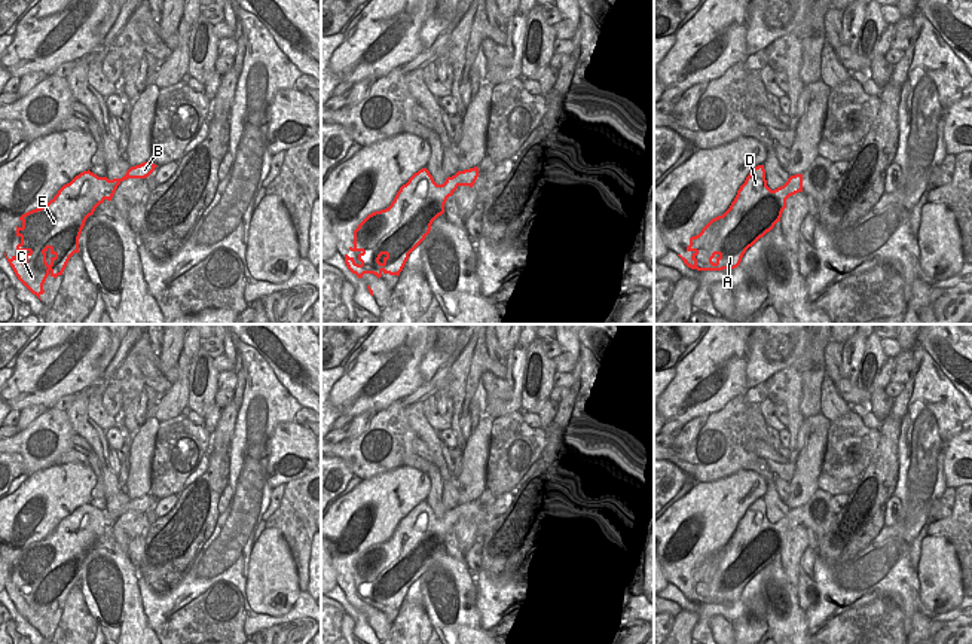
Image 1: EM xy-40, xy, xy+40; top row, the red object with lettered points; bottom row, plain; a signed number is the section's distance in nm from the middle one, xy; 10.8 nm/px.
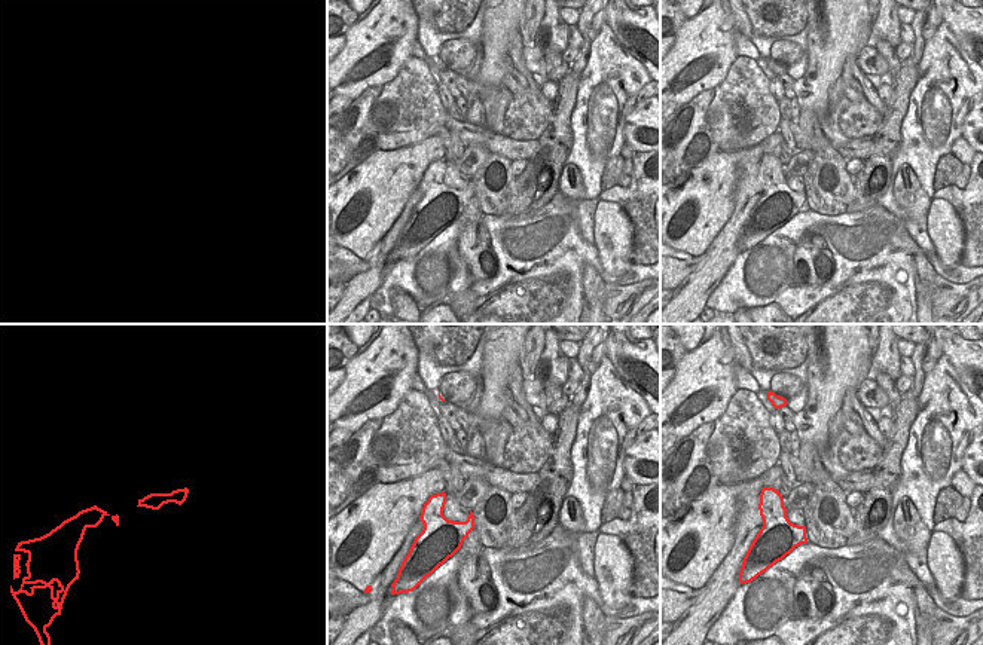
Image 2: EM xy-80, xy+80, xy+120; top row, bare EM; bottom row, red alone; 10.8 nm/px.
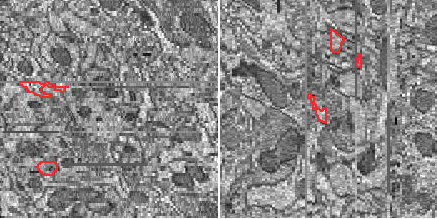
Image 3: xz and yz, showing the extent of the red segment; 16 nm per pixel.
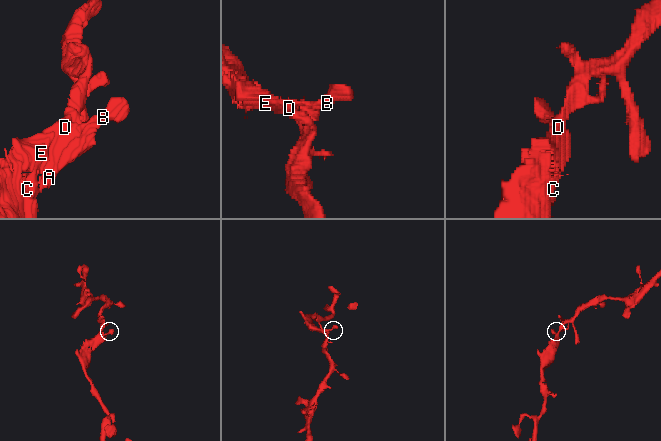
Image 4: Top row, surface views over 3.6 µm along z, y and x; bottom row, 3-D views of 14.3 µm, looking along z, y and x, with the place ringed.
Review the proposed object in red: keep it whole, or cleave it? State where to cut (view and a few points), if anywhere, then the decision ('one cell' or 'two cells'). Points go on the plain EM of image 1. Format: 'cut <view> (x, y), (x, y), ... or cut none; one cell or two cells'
cut none; one cell

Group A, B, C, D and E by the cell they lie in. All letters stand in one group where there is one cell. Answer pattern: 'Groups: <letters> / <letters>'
Groups: A B C D E

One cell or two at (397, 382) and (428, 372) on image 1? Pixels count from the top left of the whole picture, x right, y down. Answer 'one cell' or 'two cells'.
two cells

